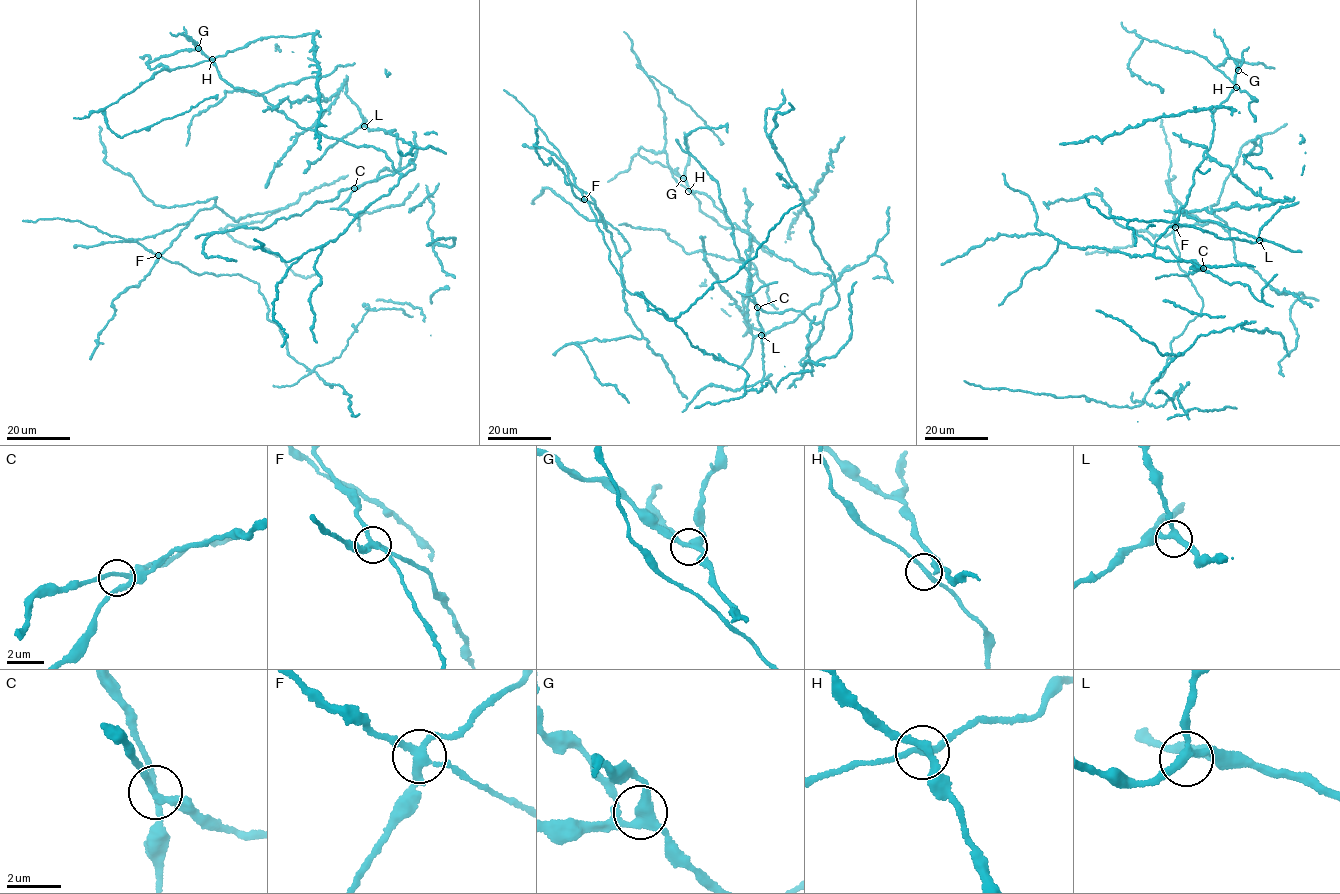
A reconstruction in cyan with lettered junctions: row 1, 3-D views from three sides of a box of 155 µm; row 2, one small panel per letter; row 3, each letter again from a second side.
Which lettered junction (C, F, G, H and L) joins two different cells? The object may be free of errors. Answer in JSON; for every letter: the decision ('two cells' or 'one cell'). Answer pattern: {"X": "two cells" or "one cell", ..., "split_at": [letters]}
{"C": "one cell", "F": "two cells", "G": "one cell", "H": "one cell", "L": "one cell", "split_at": ["F"]}

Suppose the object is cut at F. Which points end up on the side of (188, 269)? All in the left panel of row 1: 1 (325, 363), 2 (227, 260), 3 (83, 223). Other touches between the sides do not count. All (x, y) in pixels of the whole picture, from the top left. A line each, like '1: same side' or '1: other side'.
1: other side
2: other side
3: same side

